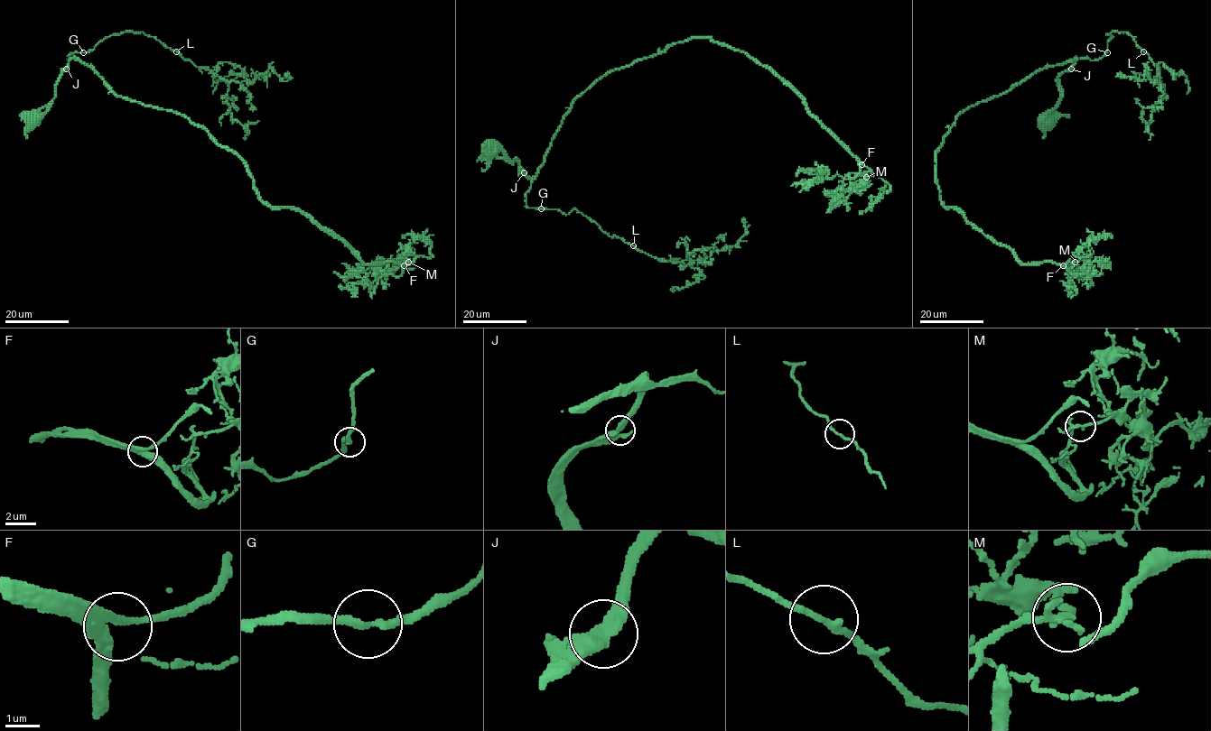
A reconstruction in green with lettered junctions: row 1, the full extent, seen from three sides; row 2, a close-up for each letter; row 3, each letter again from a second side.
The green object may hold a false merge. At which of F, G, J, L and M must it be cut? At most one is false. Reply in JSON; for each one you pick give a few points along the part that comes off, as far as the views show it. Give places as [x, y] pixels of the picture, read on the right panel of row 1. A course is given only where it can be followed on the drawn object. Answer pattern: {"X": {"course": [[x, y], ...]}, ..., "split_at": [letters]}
{"split_at": []}

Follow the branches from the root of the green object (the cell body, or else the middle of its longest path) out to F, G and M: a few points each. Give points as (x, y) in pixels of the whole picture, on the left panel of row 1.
F: (36, 118), (76, 58), (116, 95), (200, 124), (244, 162), (263, 201), (310, 216), (364, 263), (404, 265)
G: (36, 118), (50, 106), (55, 93), (55, 81), (69, 62), (76, 59), (69, 60), (69, 56), (83, 53)
M: (36, 118), (76, 58), (200, 124), (263, 201), (395, 275), (408, 262)

